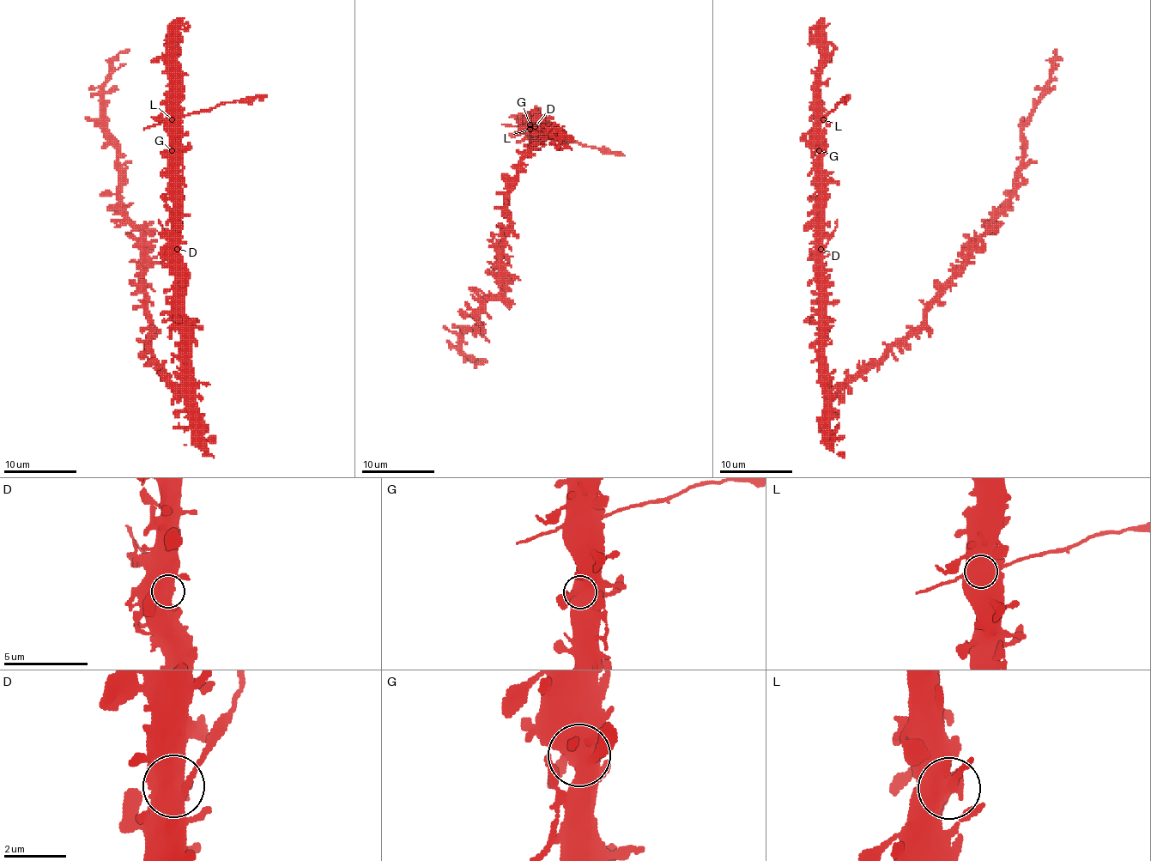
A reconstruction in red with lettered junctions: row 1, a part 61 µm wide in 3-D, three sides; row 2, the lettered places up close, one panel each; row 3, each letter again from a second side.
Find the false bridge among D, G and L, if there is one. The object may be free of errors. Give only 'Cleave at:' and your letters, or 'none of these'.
Cleave at: L

